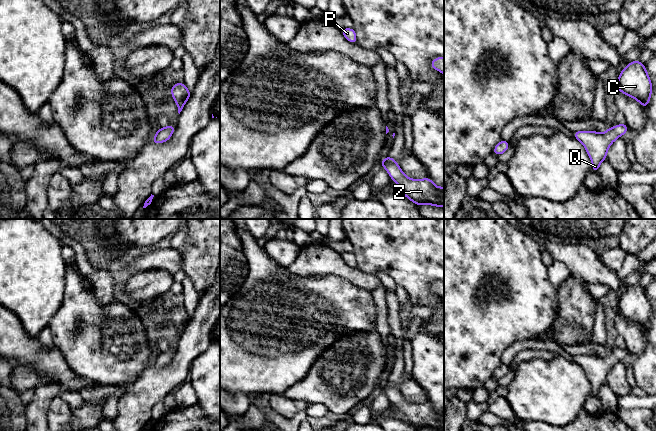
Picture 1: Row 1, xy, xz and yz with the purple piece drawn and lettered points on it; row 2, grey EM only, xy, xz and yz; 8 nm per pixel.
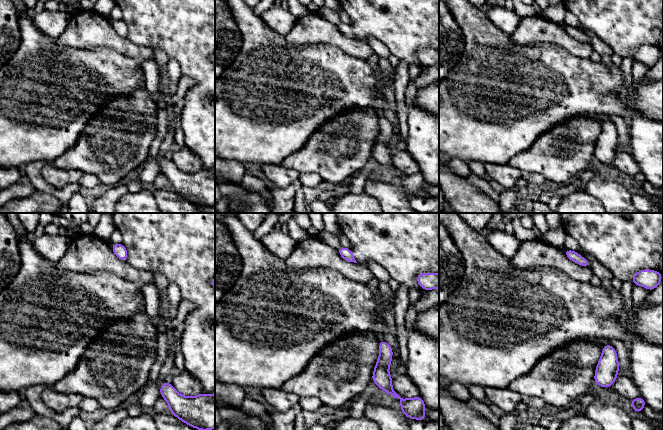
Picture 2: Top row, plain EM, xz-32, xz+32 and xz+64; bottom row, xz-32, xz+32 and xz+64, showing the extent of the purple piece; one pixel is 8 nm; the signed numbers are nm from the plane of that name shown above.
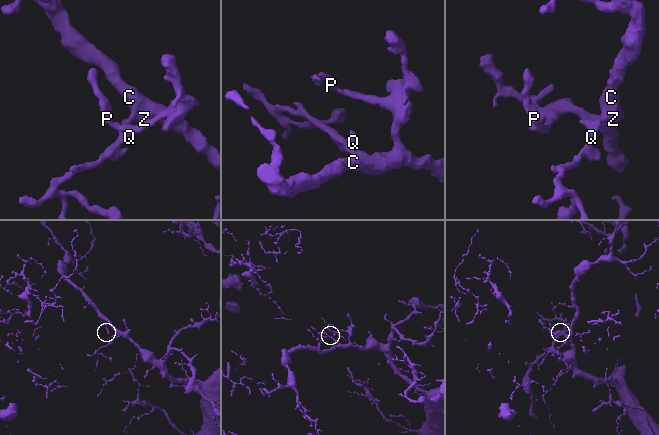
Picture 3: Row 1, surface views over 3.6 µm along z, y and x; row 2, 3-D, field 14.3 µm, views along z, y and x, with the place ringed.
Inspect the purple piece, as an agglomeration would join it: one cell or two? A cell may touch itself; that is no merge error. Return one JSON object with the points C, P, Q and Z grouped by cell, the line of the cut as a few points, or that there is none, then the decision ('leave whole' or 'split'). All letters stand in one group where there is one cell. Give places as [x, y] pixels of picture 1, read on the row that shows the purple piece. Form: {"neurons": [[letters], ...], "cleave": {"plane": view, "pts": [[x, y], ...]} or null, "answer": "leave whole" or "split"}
{"neurons": [["C", "P", "Q", "Z"]], "cleave": null, "answer": "leave whole"}

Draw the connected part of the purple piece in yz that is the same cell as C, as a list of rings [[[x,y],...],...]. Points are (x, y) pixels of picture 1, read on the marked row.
[[[639,60],[628,63],[618,76],[616,89],[636,99],[646,109],[653,88],[645,65]]]

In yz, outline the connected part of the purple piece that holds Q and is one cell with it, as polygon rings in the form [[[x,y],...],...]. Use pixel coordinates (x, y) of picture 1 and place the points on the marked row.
[[[619,124],[614,127],[609,127],[605,133],[596,131],[575,131],[574,138],[579,140],[592,161],[591,170],[599,172],[599,165],[606,160],[607,150],[609,146],[618,138],[624,135],[629,130],[627,124]]]

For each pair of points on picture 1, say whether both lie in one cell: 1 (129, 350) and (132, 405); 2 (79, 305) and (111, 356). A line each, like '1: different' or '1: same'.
1: different
2: same

